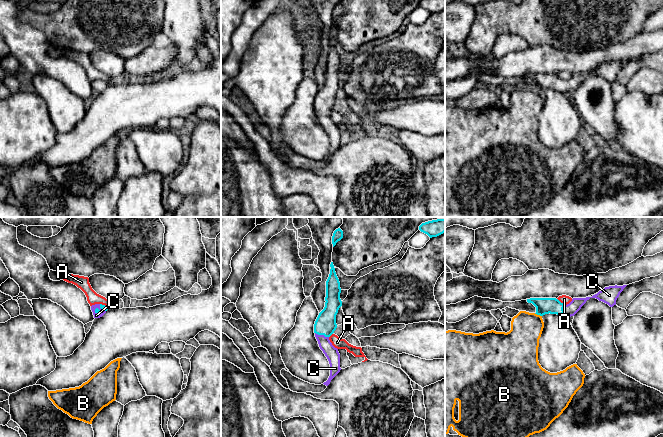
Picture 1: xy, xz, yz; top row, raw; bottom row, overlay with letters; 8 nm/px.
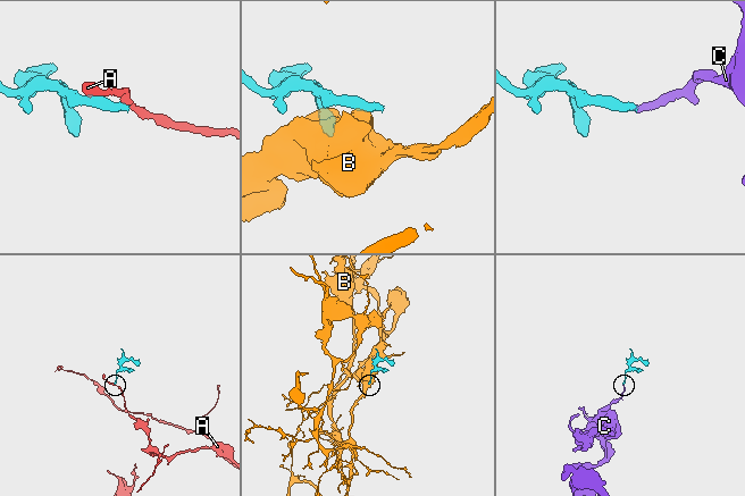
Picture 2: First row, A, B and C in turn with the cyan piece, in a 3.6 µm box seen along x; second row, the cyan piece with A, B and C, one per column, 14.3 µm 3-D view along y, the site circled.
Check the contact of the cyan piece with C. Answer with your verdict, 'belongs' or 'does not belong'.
belongs

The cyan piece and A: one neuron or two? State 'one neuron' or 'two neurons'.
two neurons

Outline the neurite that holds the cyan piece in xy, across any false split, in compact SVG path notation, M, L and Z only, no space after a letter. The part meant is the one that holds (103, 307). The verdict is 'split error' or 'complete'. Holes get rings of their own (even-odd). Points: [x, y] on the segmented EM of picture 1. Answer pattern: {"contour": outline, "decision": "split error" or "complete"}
{"contour": "M95 304L91 306L91 310L93 312L94 318L100 318L106 313L108 307L102 304Z", "decision": "split error"}

